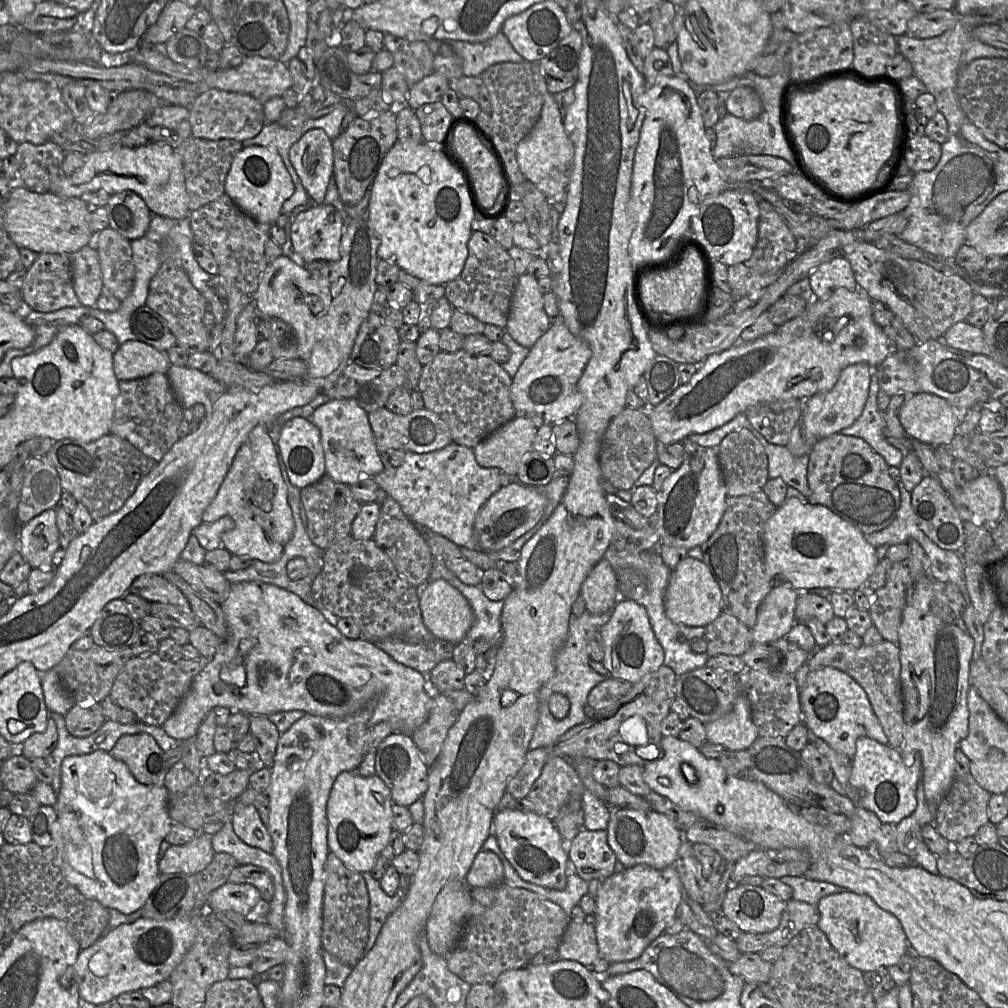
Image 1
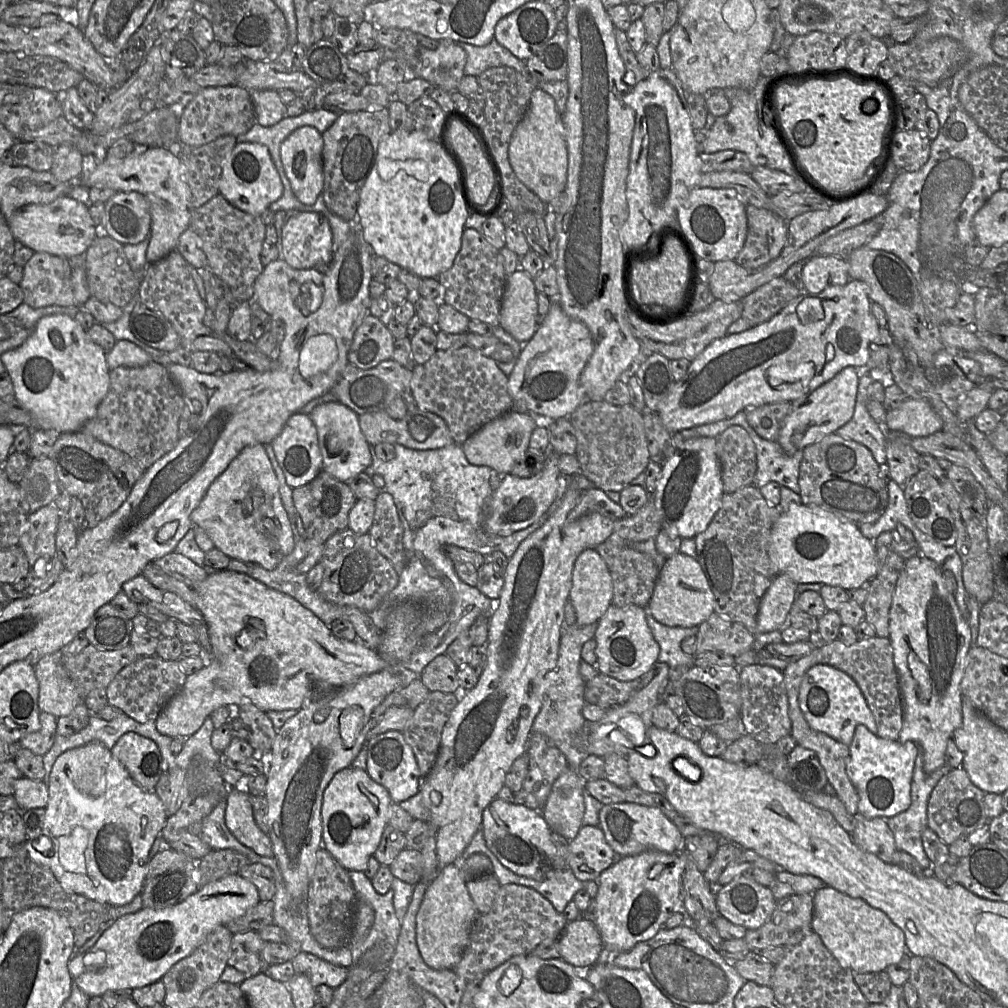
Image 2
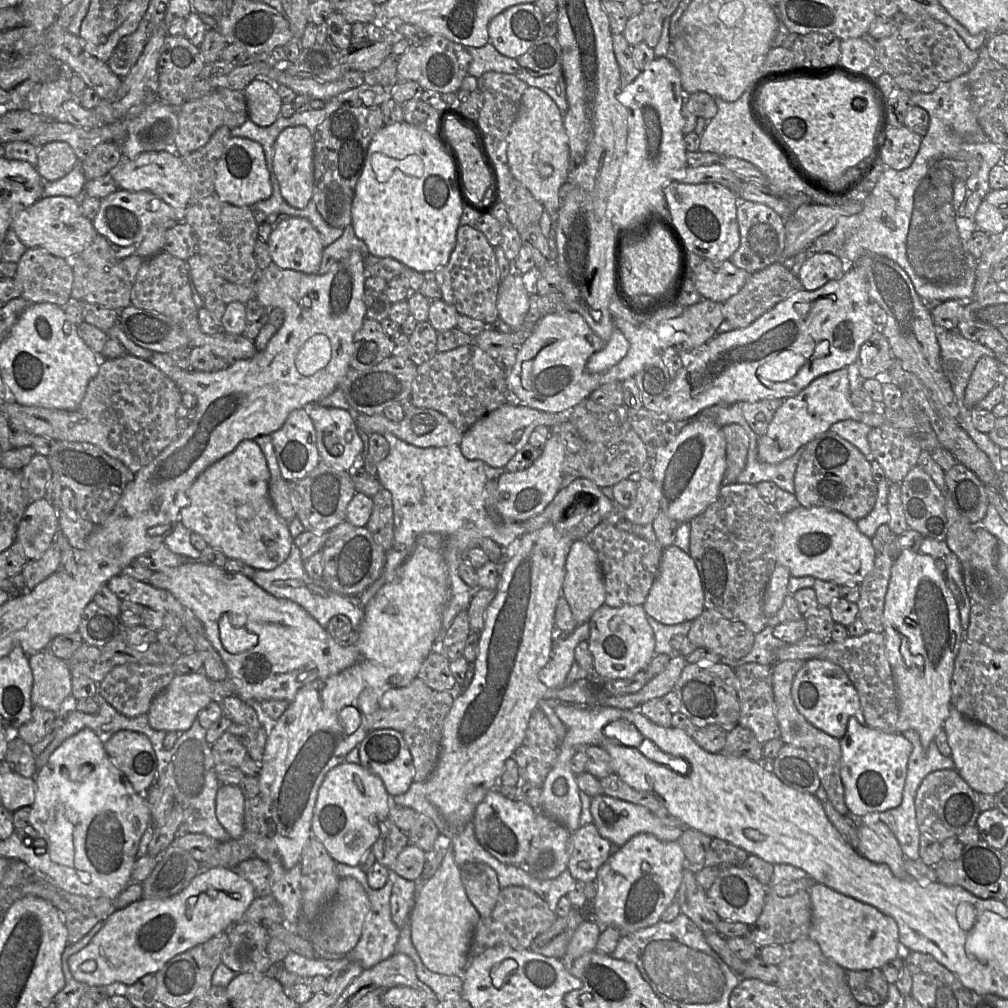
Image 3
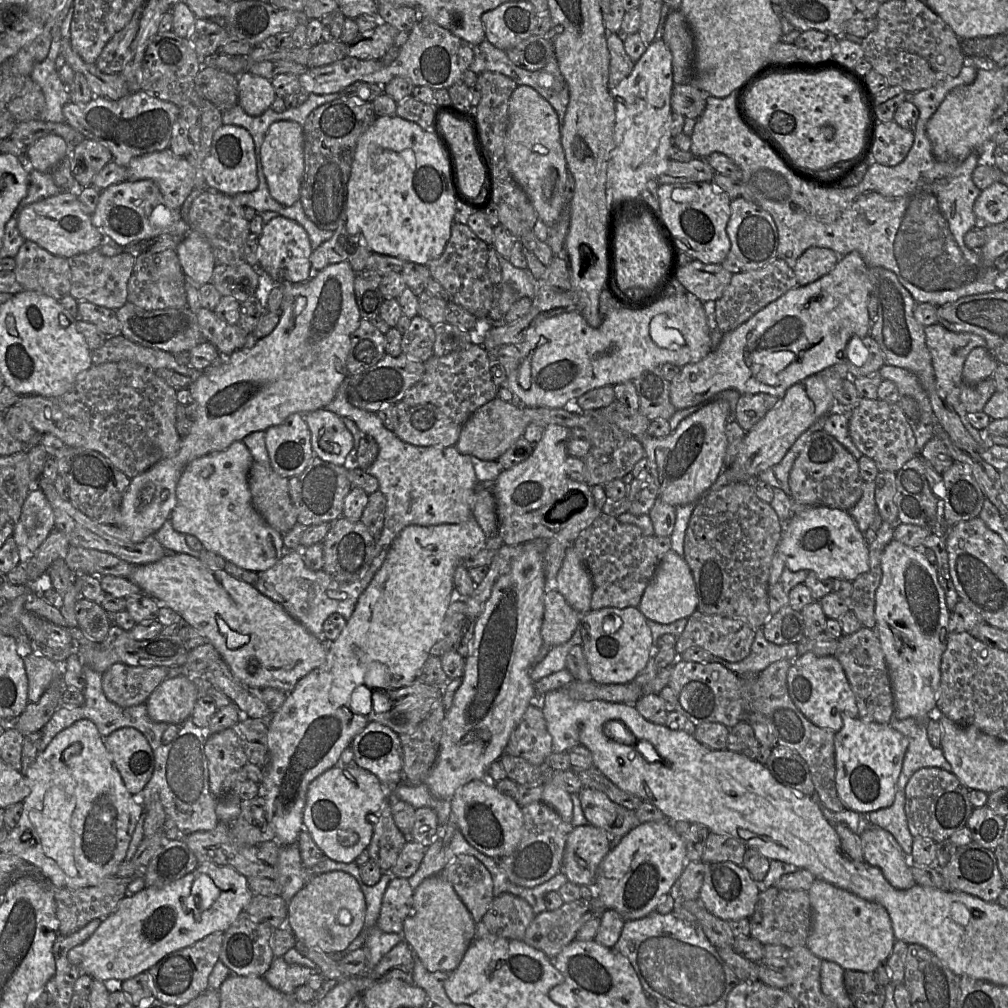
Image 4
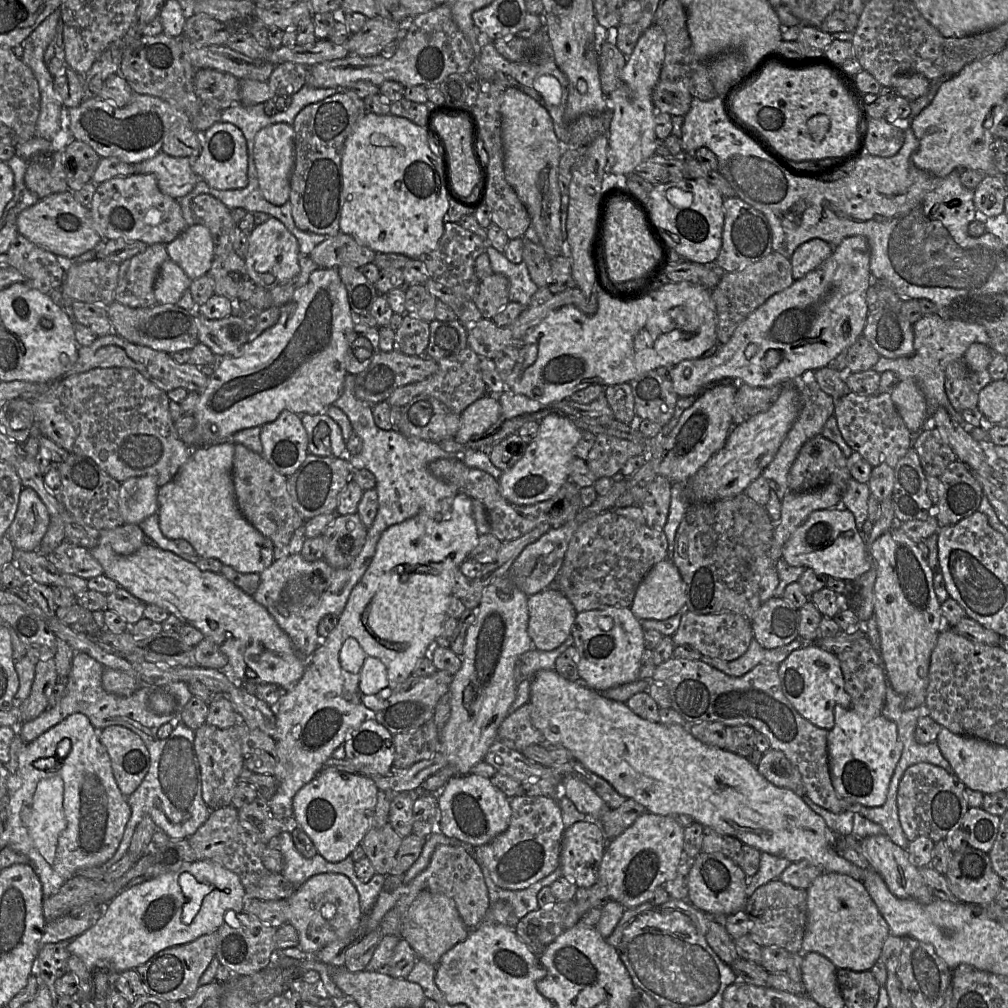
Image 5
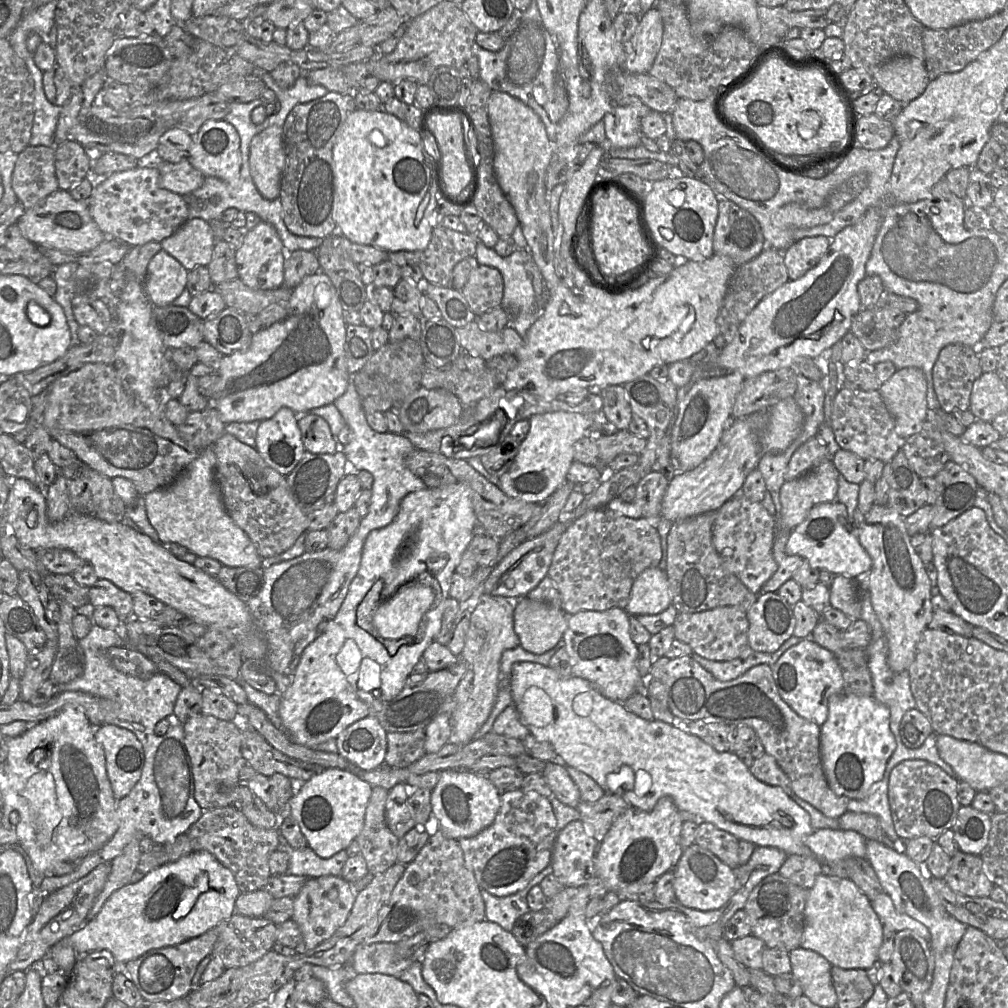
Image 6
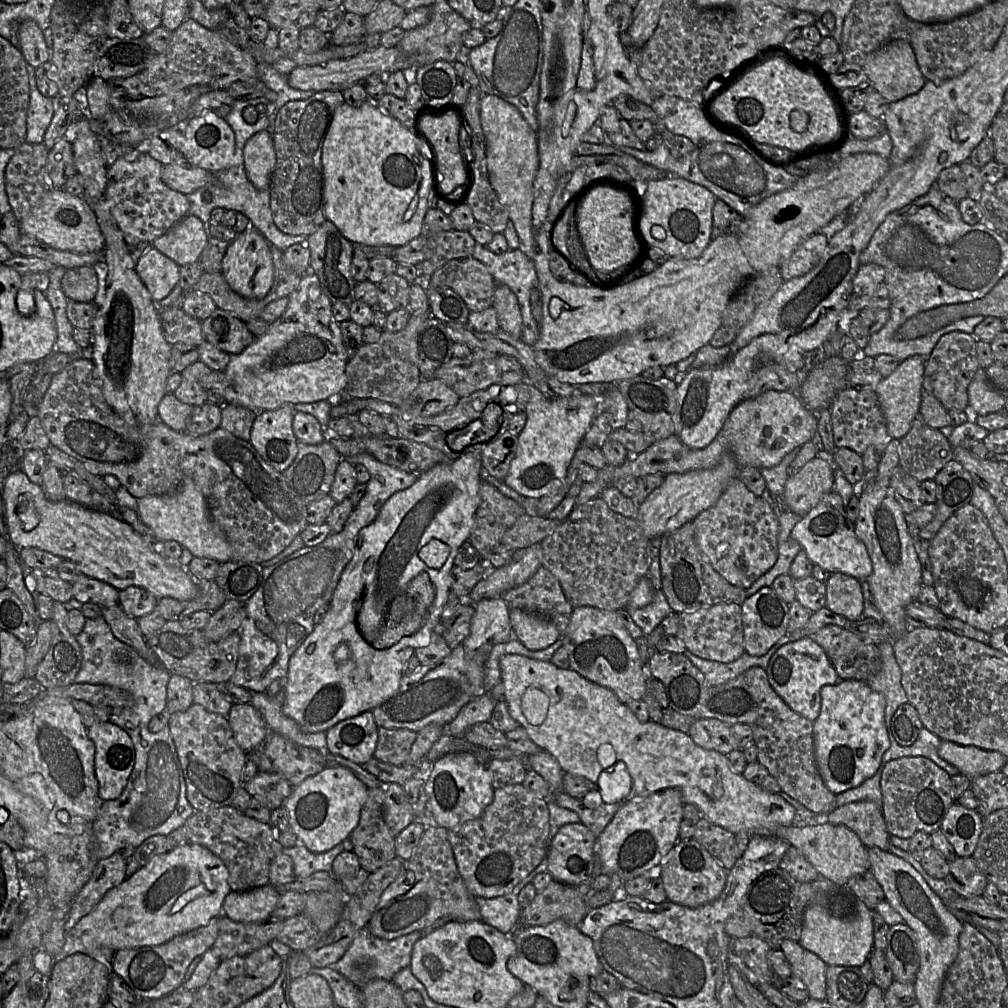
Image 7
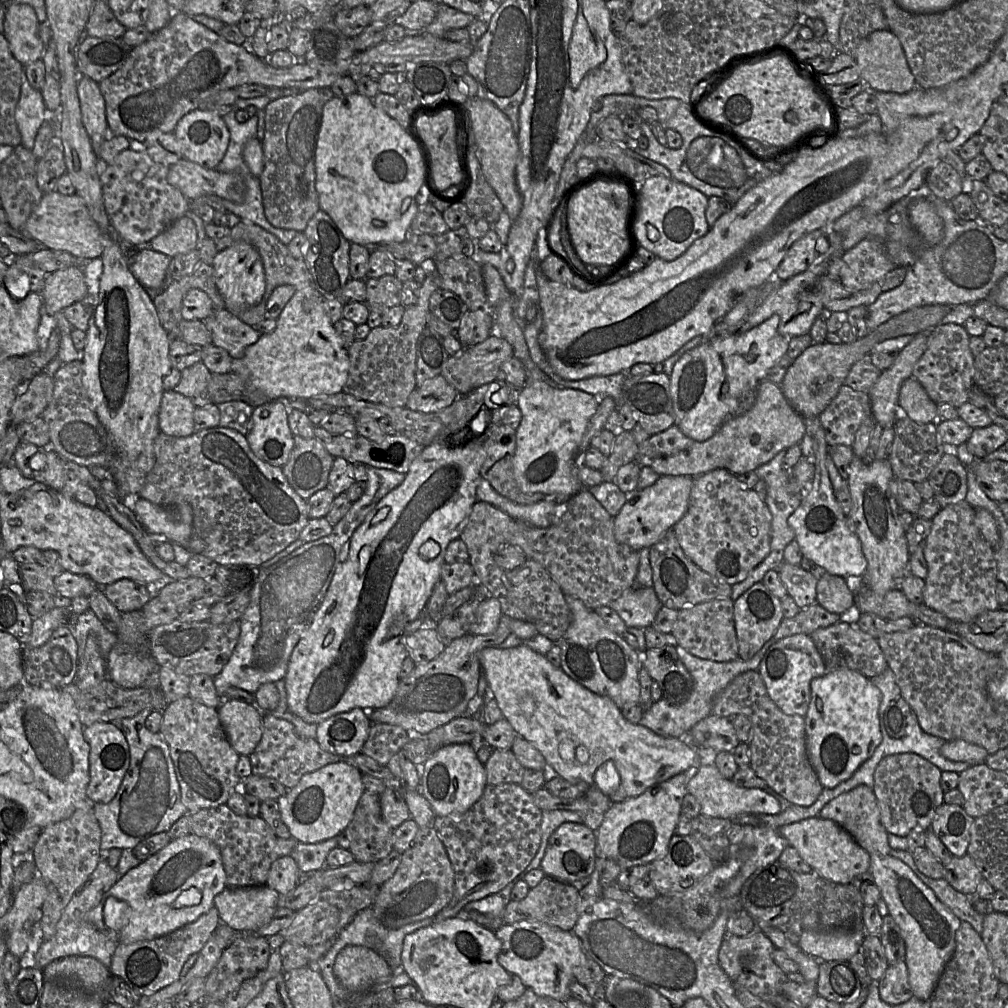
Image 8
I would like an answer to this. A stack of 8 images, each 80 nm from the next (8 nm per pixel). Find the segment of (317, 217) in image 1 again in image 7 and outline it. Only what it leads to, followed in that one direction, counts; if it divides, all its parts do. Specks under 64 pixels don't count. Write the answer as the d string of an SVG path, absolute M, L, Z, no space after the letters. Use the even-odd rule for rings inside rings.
M254 228L239 233L227 248L221 274L231 289L239 295L250 299L262 299L274 282L274 266L269 242Z

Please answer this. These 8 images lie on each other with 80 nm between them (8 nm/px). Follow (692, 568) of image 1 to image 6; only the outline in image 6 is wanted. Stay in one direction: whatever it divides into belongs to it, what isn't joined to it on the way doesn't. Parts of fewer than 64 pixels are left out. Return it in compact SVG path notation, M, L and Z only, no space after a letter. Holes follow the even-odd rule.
M653 567L637 577L625 609L629 615L655 615L671 605L672 592L667 575L659 567Z

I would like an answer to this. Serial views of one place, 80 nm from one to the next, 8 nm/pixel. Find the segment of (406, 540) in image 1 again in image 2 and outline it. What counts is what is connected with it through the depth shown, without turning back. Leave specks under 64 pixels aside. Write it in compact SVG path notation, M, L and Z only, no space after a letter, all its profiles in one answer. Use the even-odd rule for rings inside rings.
M380 491L374 502L375 513L368 533L378 551L400 573L407 563L407 553L403 545L403 525L393 496Z

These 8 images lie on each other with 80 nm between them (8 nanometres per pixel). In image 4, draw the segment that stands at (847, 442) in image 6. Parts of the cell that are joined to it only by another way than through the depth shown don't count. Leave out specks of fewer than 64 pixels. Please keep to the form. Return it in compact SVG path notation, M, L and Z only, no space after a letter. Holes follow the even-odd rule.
M861 398L858 404L848 411L848 430L857 449L871 458L879 472L896 473L916 454L916 439L910 422L897 403L880 399Z

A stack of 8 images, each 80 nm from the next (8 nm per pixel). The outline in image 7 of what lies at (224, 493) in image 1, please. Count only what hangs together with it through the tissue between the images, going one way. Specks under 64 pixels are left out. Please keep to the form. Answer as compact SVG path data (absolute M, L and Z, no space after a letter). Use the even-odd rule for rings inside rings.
M183 484L176 491L161 496L146 496L137 499L137 514L158 542L176 541L194 557L209 558L219 564L231 561L231 547L220 527L213 521L204 495L194 484Z

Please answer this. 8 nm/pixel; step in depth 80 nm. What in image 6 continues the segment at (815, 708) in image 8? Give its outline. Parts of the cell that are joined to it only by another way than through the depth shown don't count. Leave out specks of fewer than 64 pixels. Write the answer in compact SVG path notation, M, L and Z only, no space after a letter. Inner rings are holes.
M842 692L830 697L829 714L821 726L822 766L831 789L839 796L850 799L863 799L871 786L884 776L887 763L897 747L895 736L890 728L889 708L873 696Z

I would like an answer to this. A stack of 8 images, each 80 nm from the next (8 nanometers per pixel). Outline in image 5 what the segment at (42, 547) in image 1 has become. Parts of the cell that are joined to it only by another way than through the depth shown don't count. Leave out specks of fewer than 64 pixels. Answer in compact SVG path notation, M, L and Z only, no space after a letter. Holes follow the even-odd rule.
M30 487L20 493L15 518L6 536L16 549L36 551L48 531L51 515L39 495Z

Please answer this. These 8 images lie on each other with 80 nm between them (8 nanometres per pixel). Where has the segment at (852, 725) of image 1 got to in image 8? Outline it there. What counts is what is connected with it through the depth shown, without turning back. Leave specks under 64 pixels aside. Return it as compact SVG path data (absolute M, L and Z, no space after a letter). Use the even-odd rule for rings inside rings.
M795 634L770 646L762 658L758 672L770 697L784 713L805 717L811 701L811 681L825 675L828 669L812 637Z

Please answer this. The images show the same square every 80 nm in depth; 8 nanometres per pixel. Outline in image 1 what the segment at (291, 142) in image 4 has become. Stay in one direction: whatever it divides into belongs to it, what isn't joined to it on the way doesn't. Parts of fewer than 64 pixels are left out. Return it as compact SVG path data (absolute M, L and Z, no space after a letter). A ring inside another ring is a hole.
M312 128L291 146L289 159L311 202L323 204L333 173L332 139L323 129Z

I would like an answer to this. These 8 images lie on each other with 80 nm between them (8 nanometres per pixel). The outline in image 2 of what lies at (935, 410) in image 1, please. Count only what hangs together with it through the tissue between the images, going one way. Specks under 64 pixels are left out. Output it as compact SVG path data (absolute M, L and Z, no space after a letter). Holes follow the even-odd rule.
M908 398L901 405L886 413L886 431L901 431L909 436L924 437L942 431L943 422L931 405L923 399Z

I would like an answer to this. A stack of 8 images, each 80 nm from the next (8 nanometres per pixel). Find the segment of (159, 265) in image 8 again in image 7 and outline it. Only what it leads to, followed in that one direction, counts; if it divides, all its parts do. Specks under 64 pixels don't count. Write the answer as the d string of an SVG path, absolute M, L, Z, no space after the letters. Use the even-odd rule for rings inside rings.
M154 248L138 259L135 270L156 303L172 292L180 278L180 266Z

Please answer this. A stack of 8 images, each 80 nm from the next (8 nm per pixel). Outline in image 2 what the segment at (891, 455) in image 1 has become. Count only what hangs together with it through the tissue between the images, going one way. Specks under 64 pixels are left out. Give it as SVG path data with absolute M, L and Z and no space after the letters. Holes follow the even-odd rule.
M867 374L860 378L854 415L850 421L836 430L836 434L866 446L876 462L886 463L886 430L869 414L866 408L868 387L874 380Z

